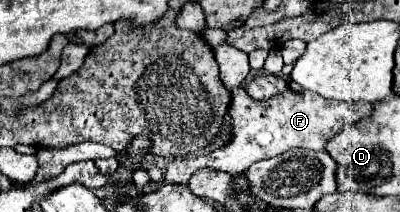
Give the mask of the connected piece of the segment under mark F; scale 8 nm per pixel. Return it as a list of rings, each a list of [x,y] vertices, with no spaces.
[[[222,43],[214,49],[214,57],[220,65],[220,79],[232,93],[230,103],[230,117],[232,117],[232,139],[214,149],[212,153],[190,157],[190,159],[174,159],[168,165],[168,171],[164,175],[164,183],[184,183],[188,185],[190,175],[196,169],[210,167],[218,171],[226,171],[230,175],[238,171],[246,171],[246,167],[254,165],[260,159],[268,159],[280,153],[286,153],[290,149],[312,149],[312,151],[324,151],[326,143],[342,131],[342,127],[348,127],[364,117],[370,117],[370,111],[374,103],[346,103],[346,101],[332,101],[324,99],[318,93],[306,91],[304,87],[298,87],[298,83],[290,81],[288,89],[272,97],[266,103],[258,103],[248,97],[248,93],[241,88],[241,83],[250,71],[248,53],[230,47],[228,43]]]

